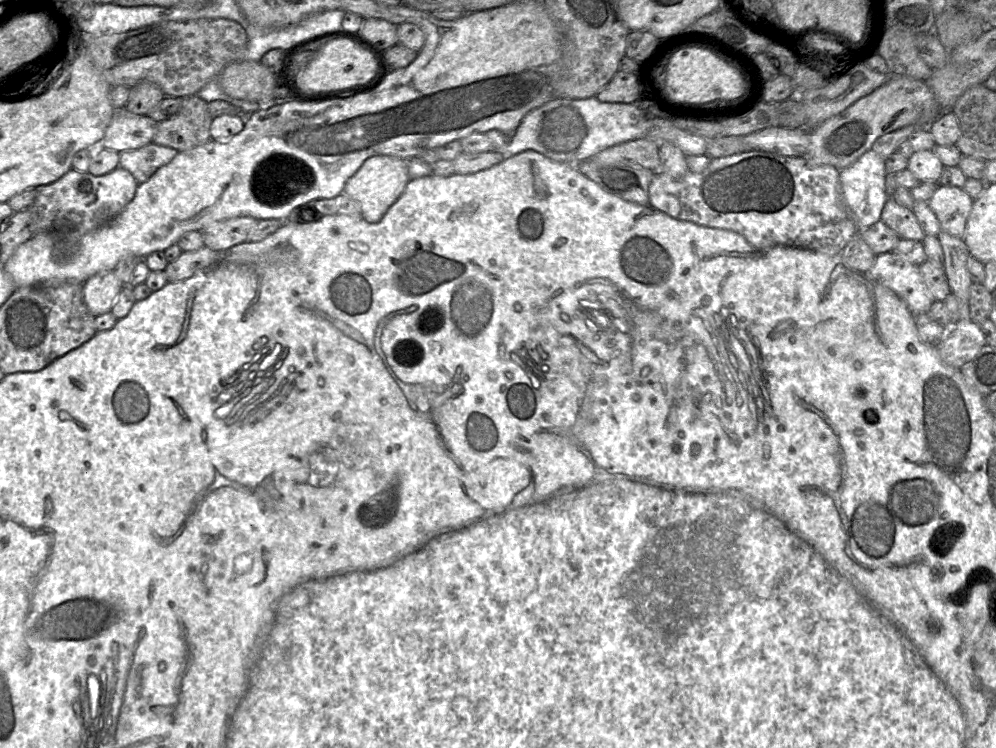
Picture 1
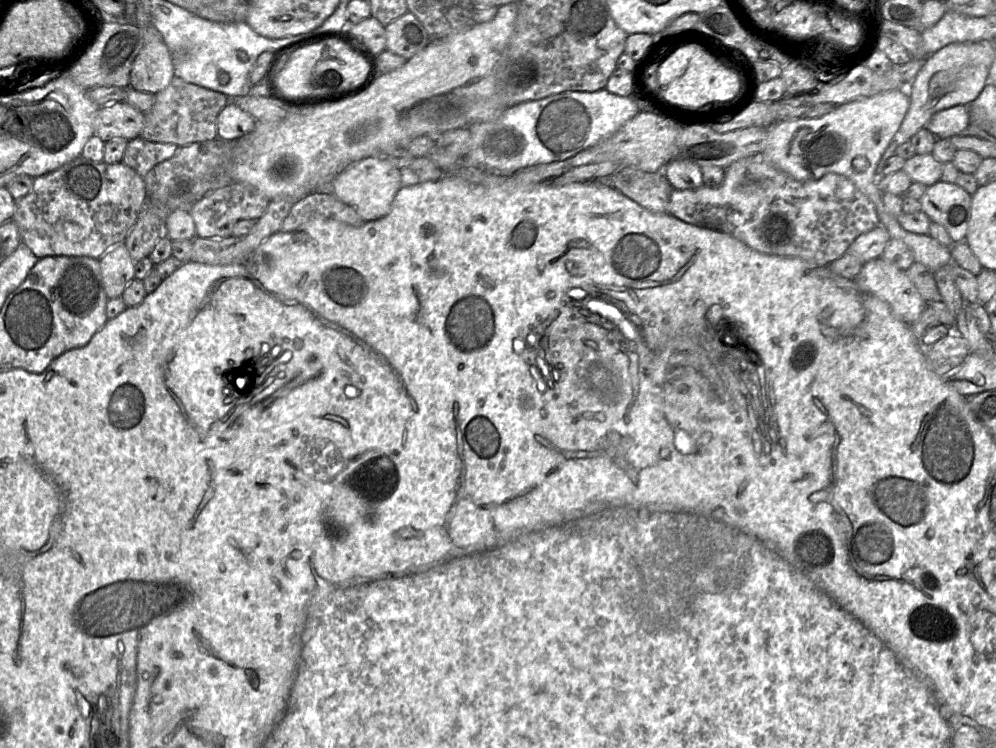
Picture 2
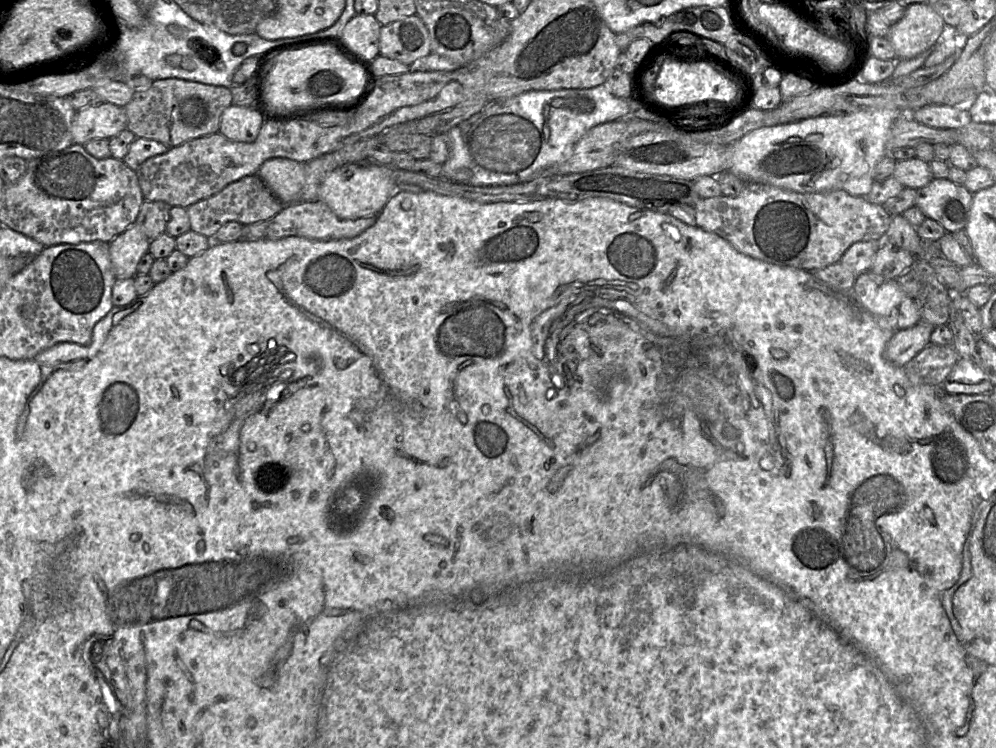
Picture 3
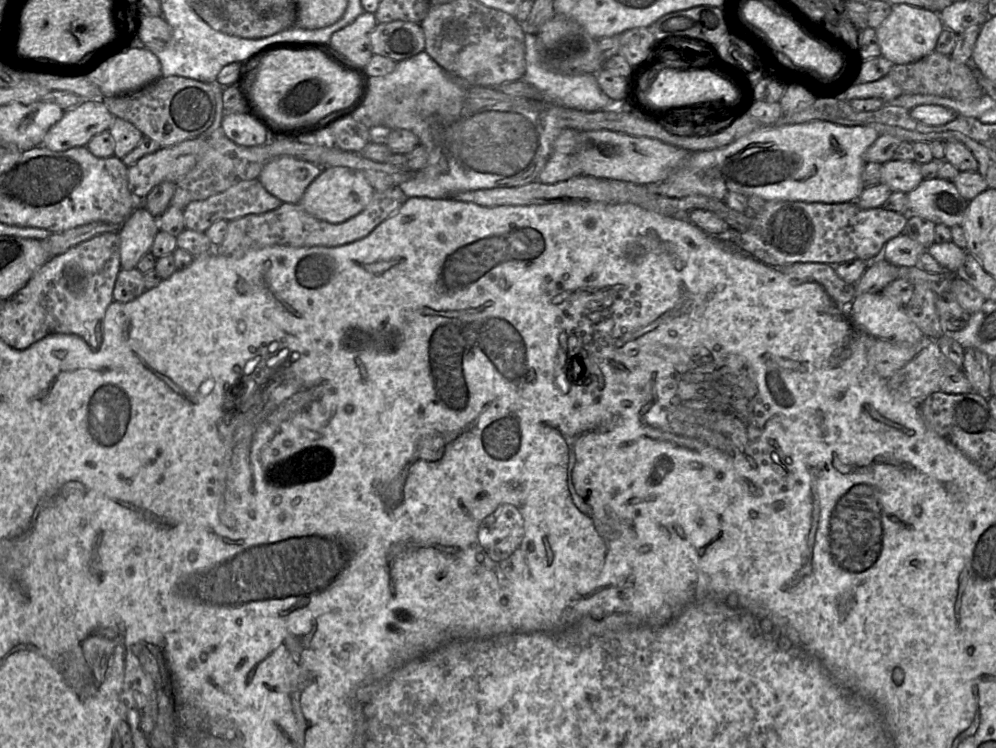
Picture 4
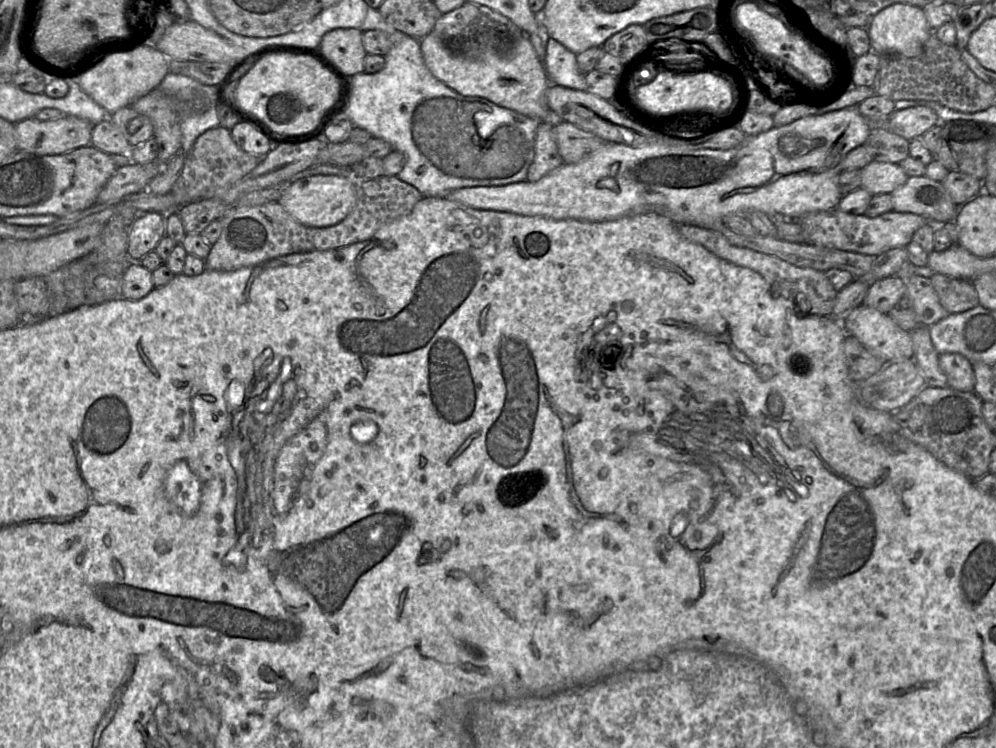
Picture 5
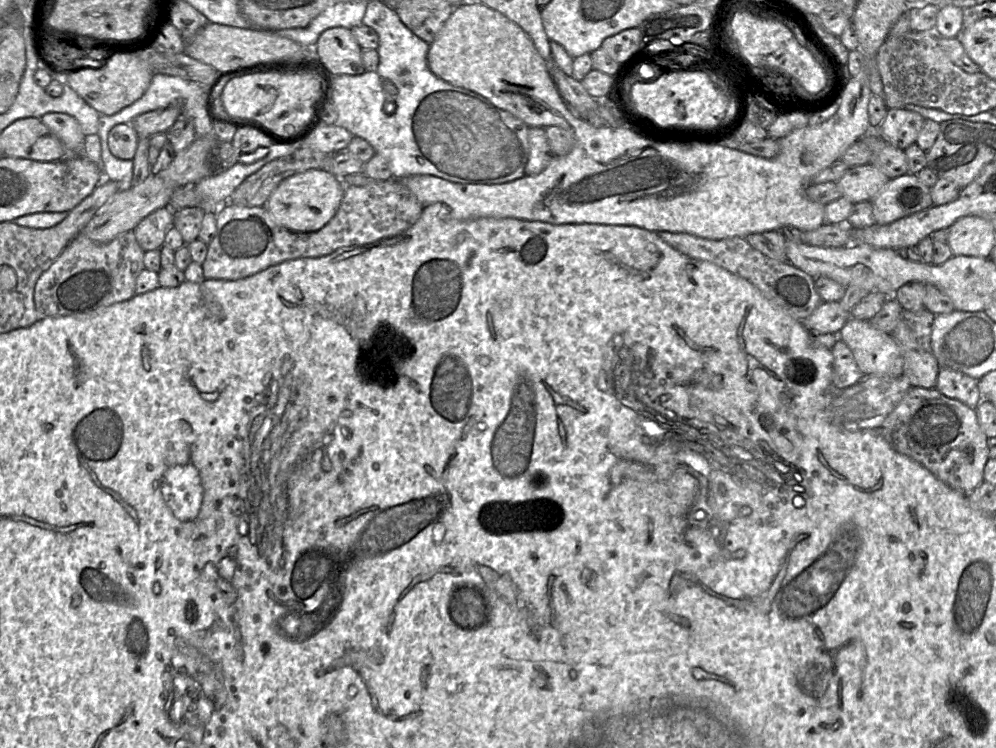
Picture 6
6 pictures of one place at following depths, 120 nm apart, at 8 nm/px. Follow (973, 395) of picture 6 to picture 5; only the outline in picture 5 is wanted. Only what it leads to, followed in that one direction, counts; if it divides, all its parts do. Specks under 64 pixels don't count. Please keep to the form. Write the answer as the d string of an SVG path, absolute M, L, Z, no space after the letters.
M943 353L939 356L939 366L946 375L949 388L974 392L975 374L972 362L959 353Z

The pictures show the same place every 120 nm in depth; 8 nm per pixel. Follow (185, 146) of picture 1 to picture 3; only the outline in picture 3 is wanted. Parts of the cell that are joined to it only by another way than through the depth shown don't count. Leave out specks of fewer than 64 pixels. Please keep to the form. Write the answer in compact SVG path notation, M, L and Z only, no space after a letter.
M167 78L153 81L147 88L135 91L123 108L127 128L136 138L156 140L167 147L217 133L223 111L232 104L230 88L184 79Z

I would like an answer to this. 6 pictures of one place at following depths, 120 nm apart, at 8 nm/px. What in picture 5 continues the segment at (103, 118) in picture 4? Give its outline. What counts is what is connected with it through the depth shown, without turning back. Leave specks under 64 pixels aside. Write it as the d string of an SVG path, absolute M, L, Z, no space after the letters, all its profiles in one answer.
M75 116L54 121L35 118L15 124L19 151L34 155L58 155L91 144L93 125Z

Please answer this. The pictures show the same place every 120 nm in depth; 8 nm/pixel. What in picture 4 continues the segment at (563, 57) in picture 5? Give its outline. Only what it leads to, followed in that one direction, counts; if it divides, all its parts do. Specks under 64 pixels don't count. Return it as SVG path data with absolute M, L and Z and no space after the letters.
M526 34L525 62L526 71L522 80L540 91L544 96L544 101L584 112L604 111L605 107L614 102L601 90L595 74L561 74L549 69L542 62L541 55L537 50L536 35Z

